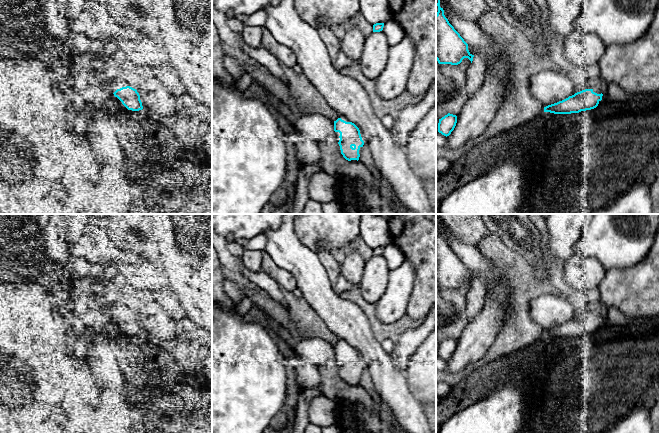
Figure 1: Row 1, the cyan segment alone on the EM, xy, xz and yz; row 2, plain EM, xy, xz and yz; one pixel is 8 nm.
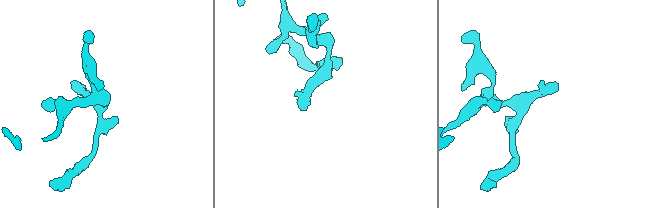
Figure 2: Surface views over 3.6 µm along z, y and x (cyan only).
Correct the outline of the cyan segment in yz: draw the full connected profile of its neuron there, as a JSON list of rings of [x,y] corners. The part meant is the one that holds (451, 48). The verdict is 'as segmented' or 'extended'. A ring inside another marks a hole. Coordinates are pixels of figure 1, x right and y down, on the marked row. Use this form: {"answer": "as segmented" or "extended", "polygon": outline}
{"answer": "as segmented", "polygon": [[[436,0],[436,5],[436,60],[439,64],[458,65],[468,58],[472,63],[474,55],[469,52],[468,44],[445,17],[440,0]]]}

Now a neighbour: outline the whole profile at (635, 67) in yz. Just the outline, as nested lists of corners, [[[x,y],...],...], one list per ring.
[[[660,0],[647,32],[634,42],[606,47],[598,65],[606,85],[615,83],[630,95],[660,93]]]

